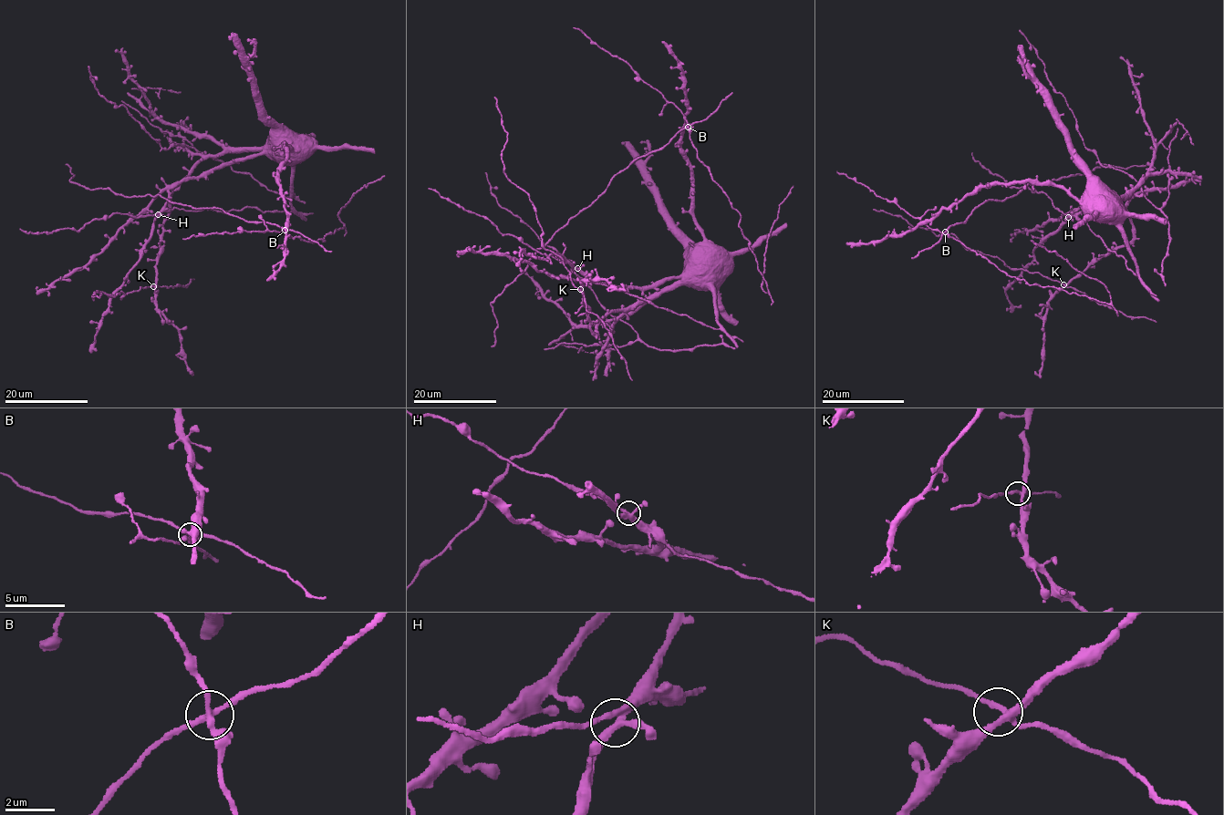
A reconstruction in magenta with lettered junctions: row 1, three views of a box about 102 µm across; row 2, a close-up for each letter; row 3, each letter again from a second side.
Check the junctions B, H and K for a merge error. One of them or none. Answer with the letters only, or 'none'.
B

